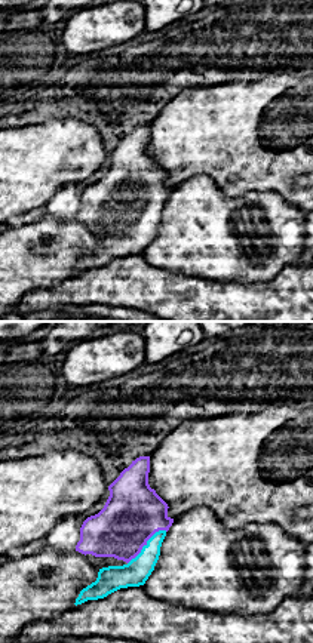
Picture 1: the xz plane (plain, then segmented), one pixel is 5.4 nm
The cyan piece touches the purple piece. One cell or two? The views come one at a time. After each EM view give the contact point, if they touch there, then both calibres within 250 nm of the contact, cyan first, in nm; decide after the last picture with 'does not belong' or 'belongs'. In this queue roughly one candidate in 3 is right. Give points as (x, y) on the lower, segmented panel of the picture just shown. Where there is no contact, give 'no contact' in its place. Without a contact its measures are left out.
meets cyan at (147, 542); 140 nm thick on the cyan side, 320 nm on the other

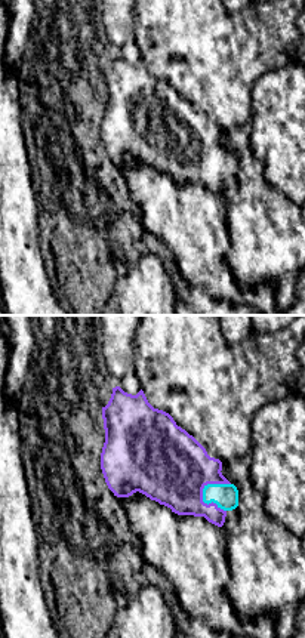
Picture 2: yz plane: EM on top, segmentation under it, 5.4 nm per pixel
meets cyan at (206, 502); 140 nm thick on the cyan side, 380 nm on the other

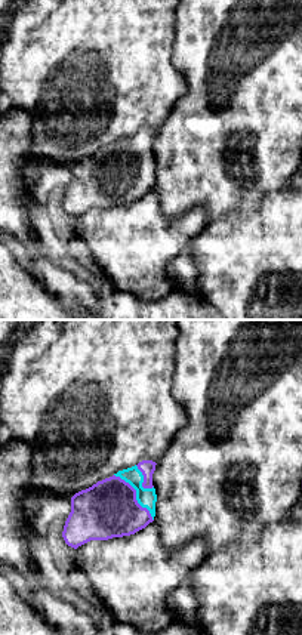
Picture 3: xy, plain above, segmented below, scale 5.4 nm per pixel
meets cyan at (136, 496); 110 nm thick on the cyan side, 320 nm on the other

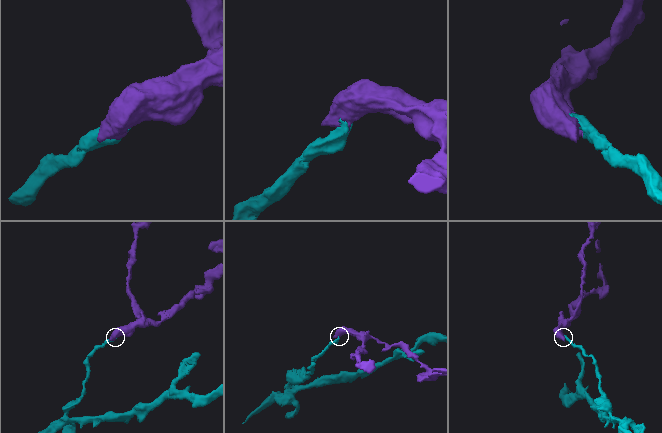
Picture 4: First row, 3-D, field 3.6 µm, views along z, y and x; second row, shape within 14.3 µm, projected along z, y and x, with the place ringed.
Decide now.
belongs

